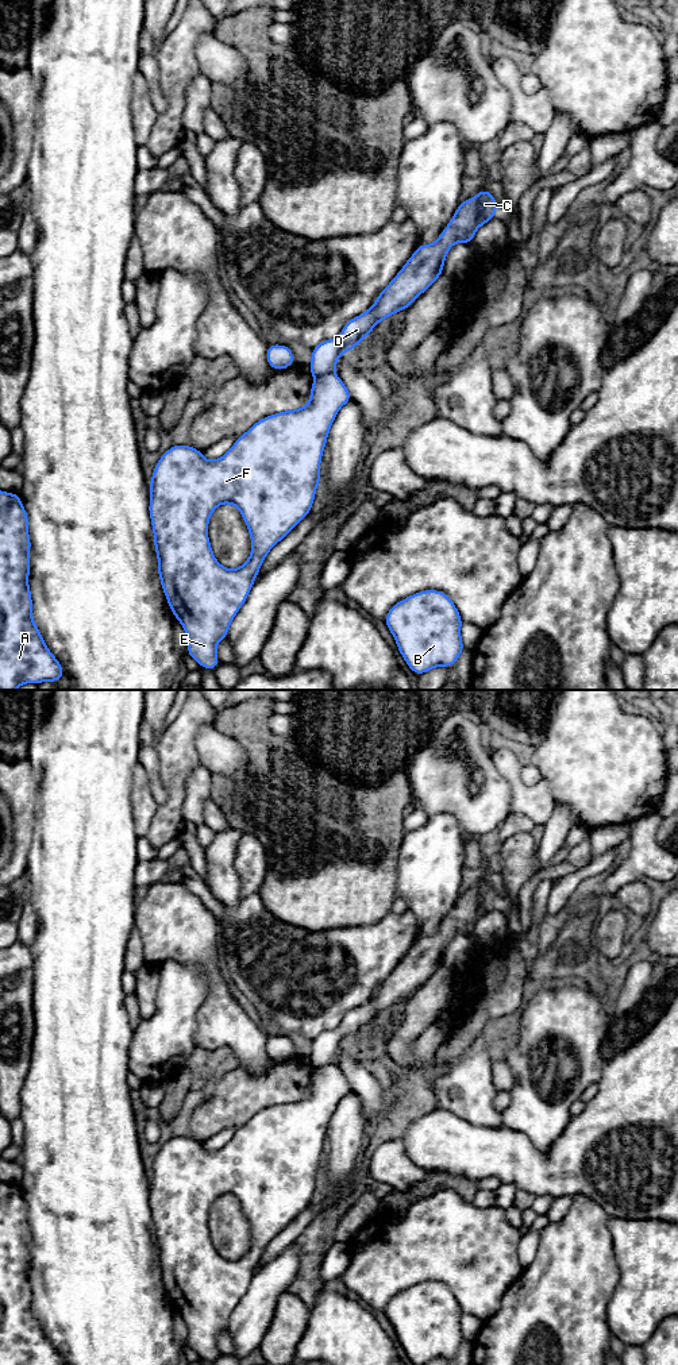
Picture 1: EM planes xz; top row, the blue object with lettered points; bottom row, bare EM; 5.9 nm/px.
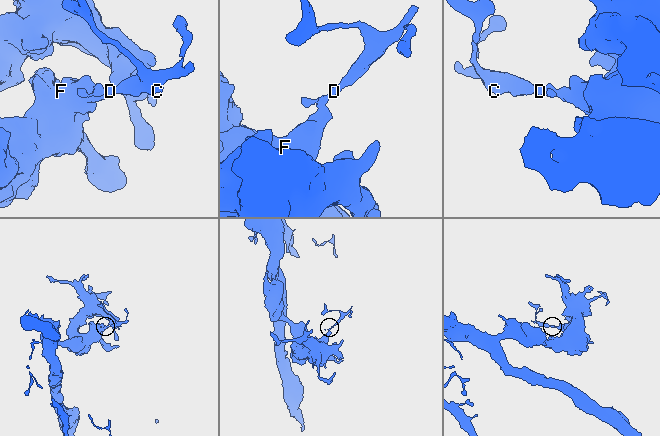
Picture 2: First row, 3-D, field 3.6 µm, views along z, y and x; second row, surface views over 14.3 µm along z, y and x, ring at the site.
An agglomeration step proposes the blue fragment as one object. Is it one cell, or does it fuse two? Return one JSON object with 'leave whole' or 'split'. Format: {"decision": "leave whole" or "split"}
{"decision": "split"}

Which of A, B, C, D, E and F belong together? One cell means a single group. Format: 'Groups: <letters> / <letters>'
Groups: A B E F / C D

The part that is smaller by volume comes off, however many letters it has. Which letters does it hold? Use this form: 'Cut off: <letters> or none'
Cut off: C, D

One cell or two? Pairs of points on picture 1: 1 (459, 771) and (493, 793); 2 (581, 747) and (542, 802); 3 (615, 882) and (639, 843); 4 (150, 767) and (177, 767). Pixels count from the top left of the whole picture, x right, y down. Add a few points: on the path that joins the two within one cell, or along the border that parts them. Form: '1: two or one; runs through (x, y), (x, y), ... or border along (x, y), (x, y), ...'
1: one; runs through (462, 782), (473, 793), (482, 793)
2: two; border along (543, 777), (549, 783), (555, 804)
3: one; runs through (624, 872), (639, 858), (639, 852)
4: two; border along (153, 744), (157, 752), (158, 781), (164, 793)

